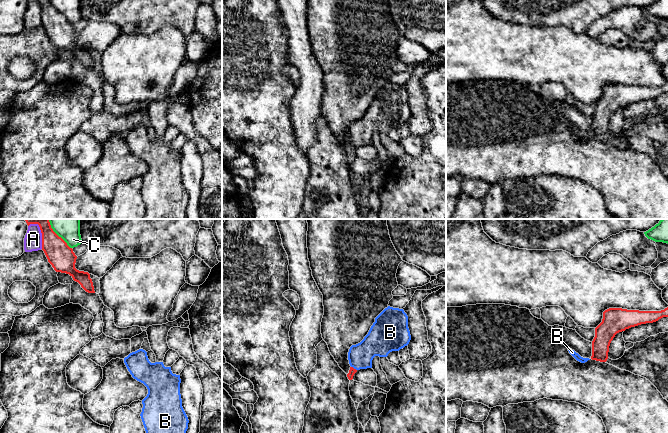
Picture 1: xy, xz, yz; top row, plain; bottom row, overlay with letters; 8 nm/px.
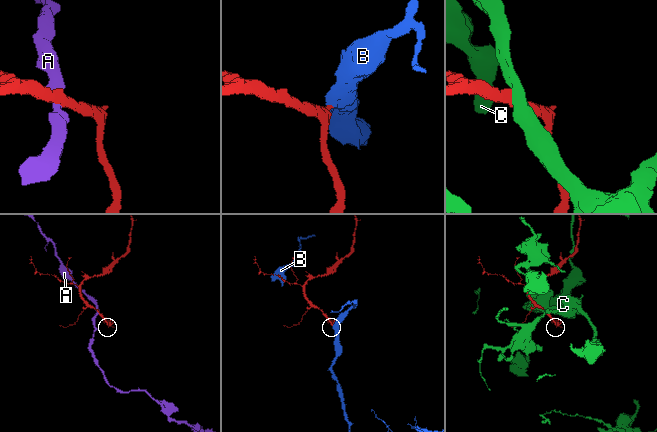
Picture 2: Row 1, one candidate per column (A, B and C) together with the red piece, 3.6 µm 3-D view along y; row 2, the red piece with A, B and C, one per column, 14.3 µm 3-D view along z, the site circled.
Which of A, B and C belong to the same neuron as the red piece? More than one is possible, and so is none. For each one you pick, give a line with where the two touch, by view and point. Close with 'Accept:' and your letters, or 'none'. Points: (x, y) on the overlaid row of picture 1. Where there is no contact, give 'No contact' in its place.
B: Touches red at xz (353, 368)
Accept: B

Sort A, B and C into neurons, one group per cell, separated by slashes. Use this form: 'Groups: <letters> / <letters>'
Groups: A / B / C

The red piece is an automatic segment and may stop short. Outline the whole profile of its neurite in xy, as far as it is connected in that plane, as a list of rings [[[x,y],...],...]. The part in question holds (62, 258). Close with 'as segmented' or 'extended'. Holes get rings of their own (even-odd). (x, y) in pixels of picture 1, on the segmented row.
[[[24,219],[29,226],[38,224],[42,233],[42,250],[56,272],[69,274],[88,293],[95,293],[88,272],[75,268],[77,256],[67,243],[51,228],[49,219]]]; as segmented

